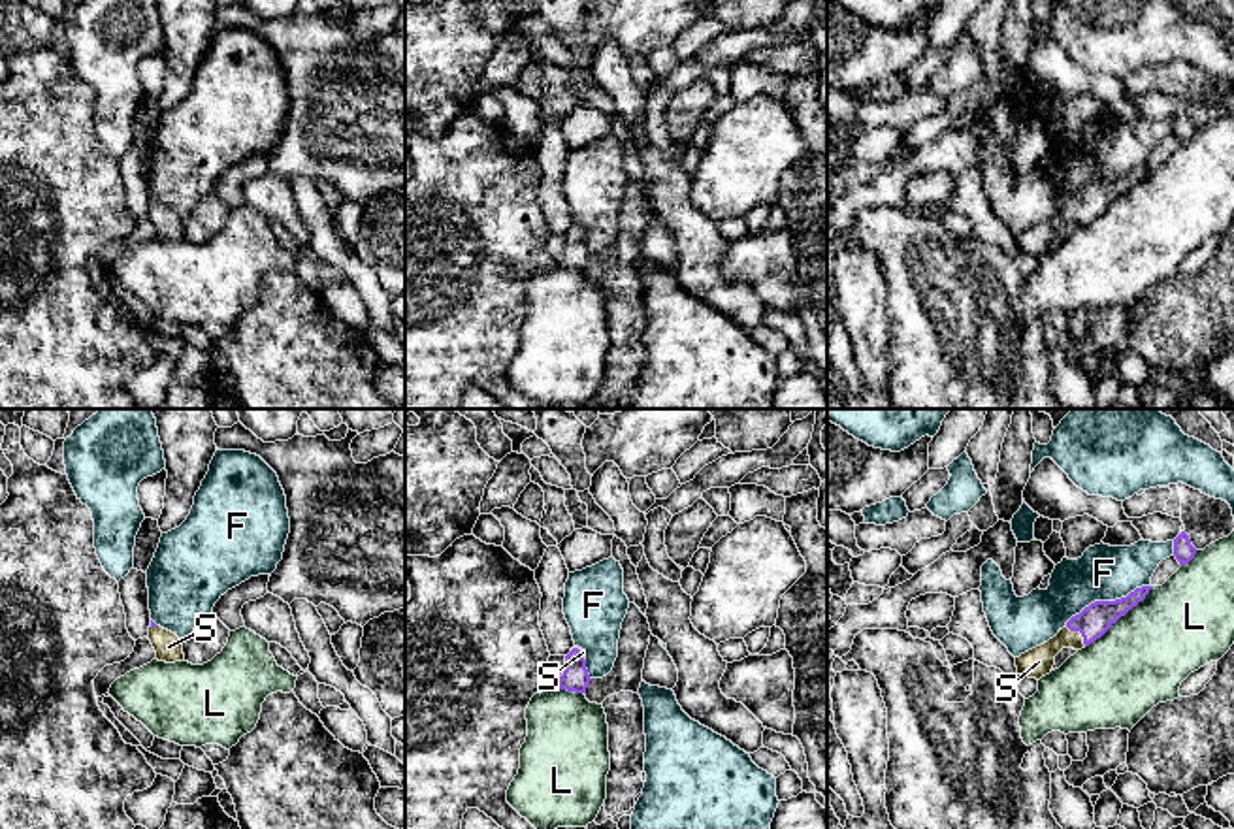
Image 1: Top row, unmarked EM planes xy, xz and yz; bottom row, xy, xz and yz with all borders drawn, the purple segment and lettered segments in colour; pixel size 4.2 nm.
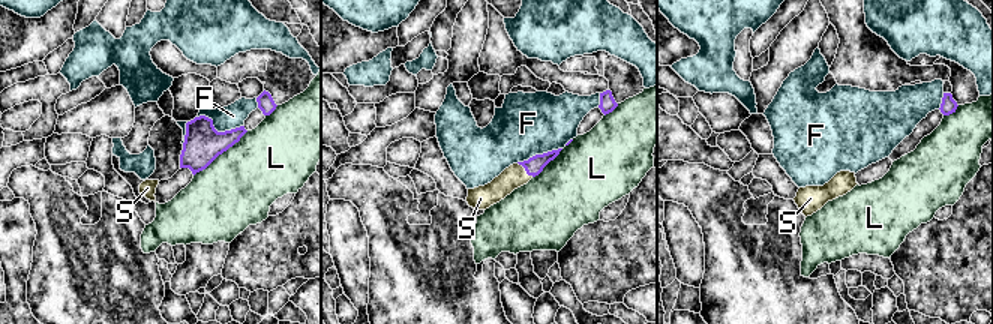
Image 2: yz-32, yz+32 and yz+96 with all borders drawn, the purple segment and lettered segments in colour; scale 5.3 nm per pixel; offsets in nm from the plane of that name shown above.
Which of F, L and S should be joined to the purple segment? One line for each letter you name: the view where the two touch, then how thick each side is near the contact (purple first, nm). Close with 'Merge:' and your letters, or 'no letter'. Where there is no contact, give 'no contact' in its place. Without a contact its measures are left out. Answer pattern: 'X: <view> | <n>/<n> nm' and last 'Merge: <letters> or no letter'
S: yz | 140/130 nm
Merge: S

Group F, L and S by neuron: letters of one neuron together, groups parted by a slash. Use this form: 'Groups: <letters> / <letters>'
Groups: F / L / S

